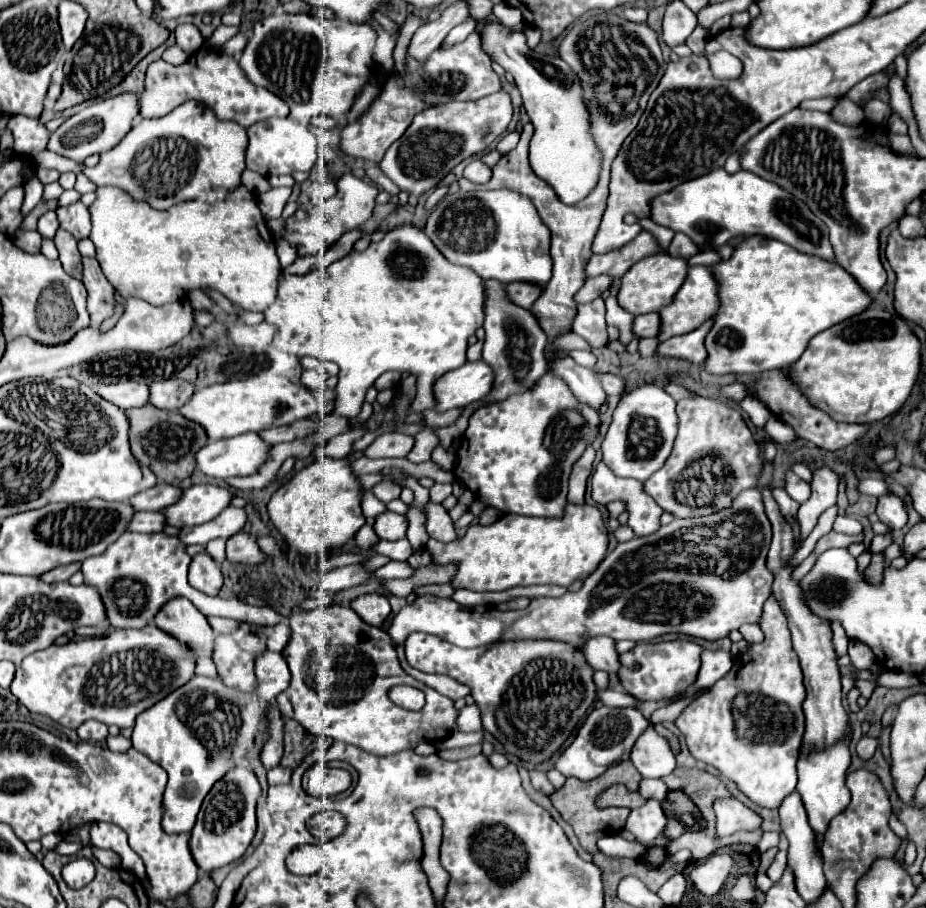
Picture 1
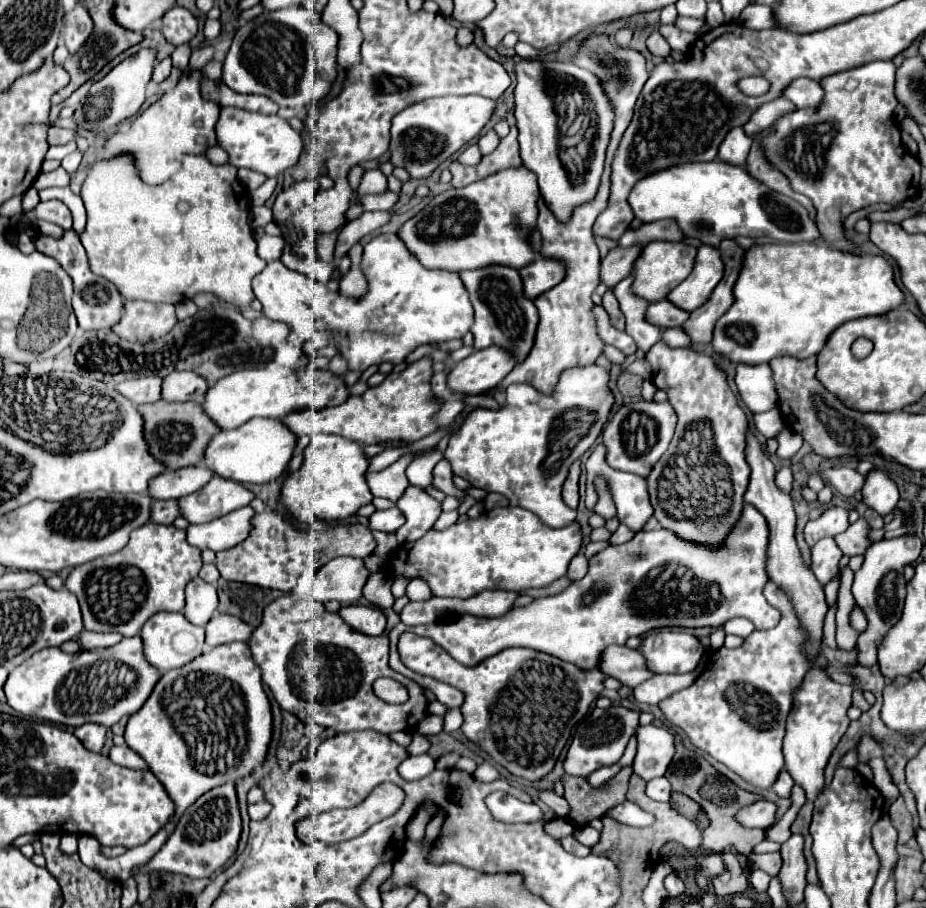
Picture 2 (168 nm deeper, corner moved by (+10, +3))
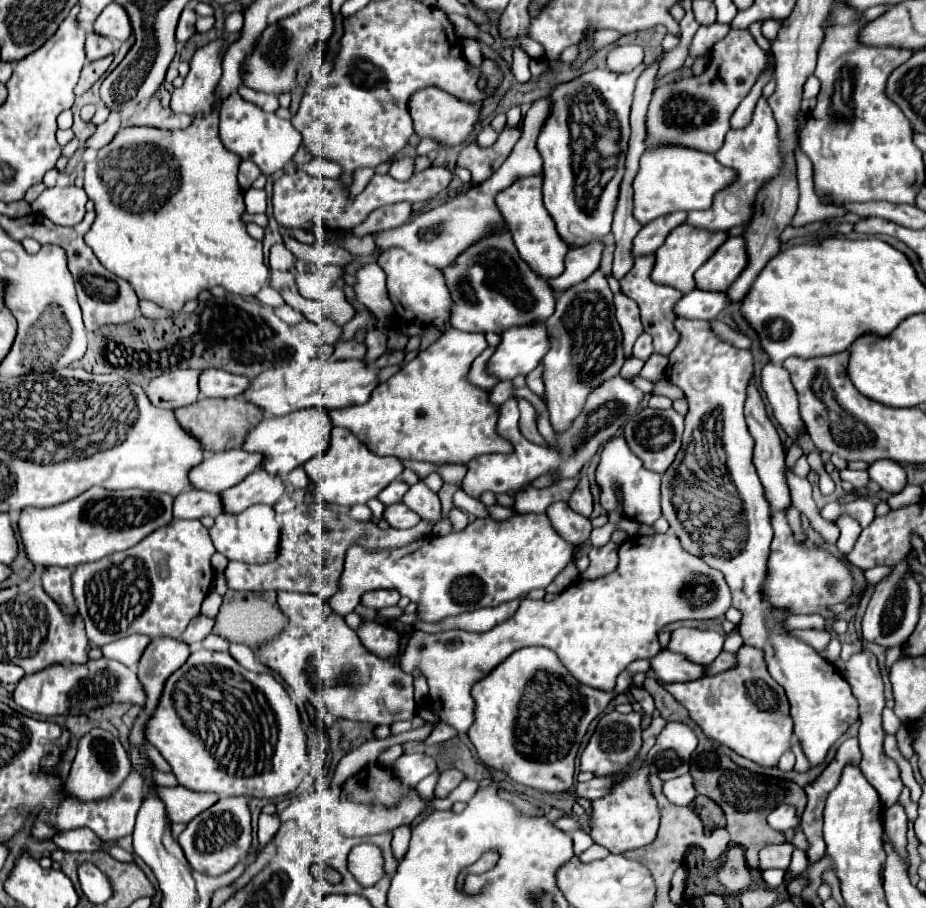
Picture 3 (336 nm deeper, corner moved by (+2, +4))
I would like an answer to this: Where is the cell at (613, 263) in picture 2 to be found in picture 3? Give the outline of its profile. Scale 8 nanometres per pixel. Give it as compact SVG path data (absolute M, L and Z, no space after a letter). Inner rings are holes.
M673 212L645 224L633 240L633 256L653 254L665 242L667 234L685 220L687 220L687 212Z

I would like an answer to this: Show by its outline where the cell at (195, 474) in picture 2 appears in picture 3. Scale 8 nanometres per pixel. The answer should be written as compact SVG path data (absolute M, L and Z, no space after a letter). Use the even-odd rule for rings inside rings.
M229 450L219 454L209 454L201 466L195 466L189 472L189 480L195 488L207 492L223 492L243 478L247 478L259 464L263 454L247 450Z

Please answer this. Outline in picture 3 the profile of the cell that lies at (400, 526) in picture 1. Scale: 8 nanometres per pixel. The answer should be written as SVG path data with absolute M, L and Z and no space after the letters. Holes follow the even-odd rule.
M397 502L397 504L391 504L385 508L385 514L383 518L389 522L389 526L393 528L413 528L415 524L419 524L419 516L409 510L403 502Z

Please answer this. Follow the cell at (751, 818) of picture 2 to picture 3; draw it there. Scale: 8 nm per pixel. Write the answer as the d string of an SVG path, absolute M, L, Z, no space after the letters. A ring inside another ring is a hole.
M779 806L775 808L771 814L769 814L769 824L771 828L779 830L779 832L787 832L787 830L793 830L799 826L799 816L797 816L797 810L793 806Z

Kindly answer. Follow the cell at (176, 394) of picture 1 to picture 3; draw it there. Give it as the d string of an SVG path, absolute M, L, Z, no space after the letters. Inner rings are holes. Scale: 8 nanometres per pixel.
M205 370L201 374L201 394L209 398L239 396L251 386L251 378L229 374L225 370Z

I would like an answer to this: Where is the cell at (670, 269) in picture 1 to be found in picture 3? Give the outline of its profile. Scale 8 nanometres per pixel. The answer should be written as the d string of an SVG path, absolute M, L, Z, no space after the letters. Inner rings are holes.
M681 224L677 226L667 240L663 242L663 246L655 252L657 260L655 260L655 268L651 278L657 284L669 284L681 292L689 292L695 290L695 280L693 274L697 272L699 266L703 266L703 262L707 262L707 258L711 258L715 254L715 250L729 238L727 232L711 232L711 230L699 230L695 226L689 224Z

